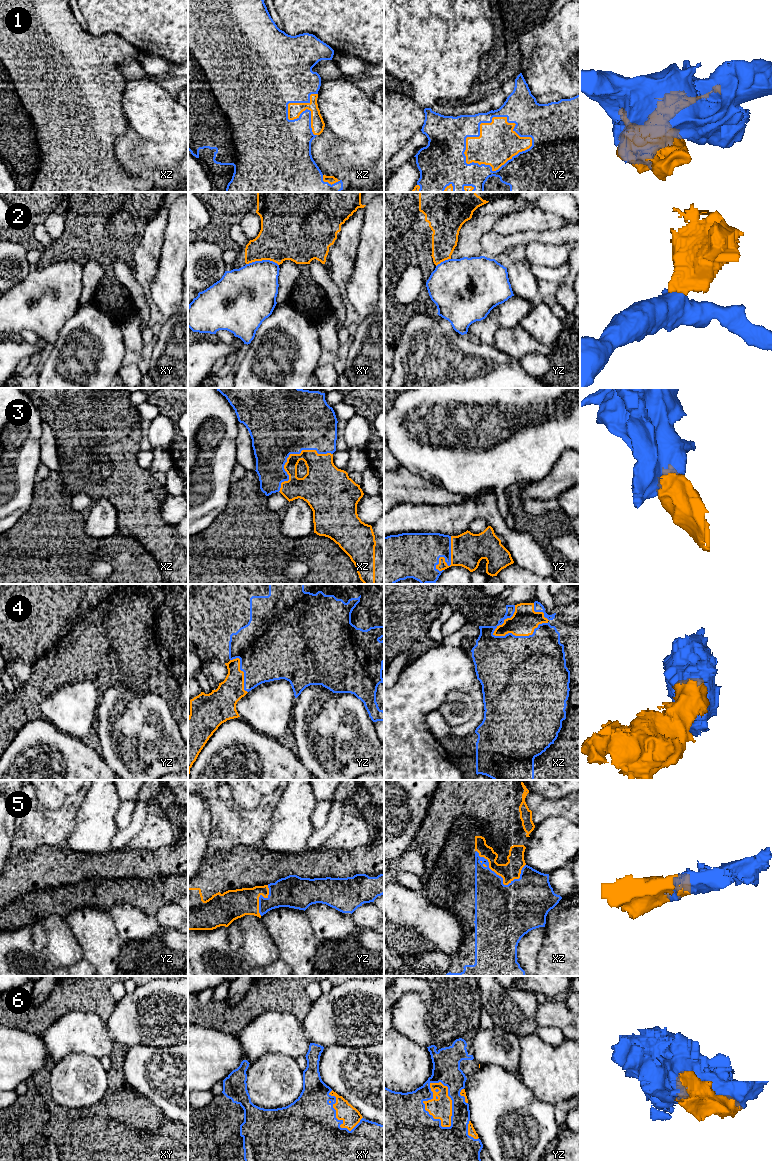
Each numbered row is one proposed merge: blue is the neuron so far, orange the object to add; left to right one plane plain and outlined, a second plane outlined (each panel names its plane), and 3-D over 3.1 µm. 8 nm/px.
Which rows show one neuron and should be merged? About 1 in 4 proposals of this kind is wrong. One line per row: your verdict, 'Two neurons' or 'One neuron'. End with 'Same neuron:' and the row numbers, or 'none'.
1: One neuron
2: Two neurons
3: One neuron
4: One neuron
5: One neuron
6: One neuron
Same neuron: 1, 3, 4, 5, 6

